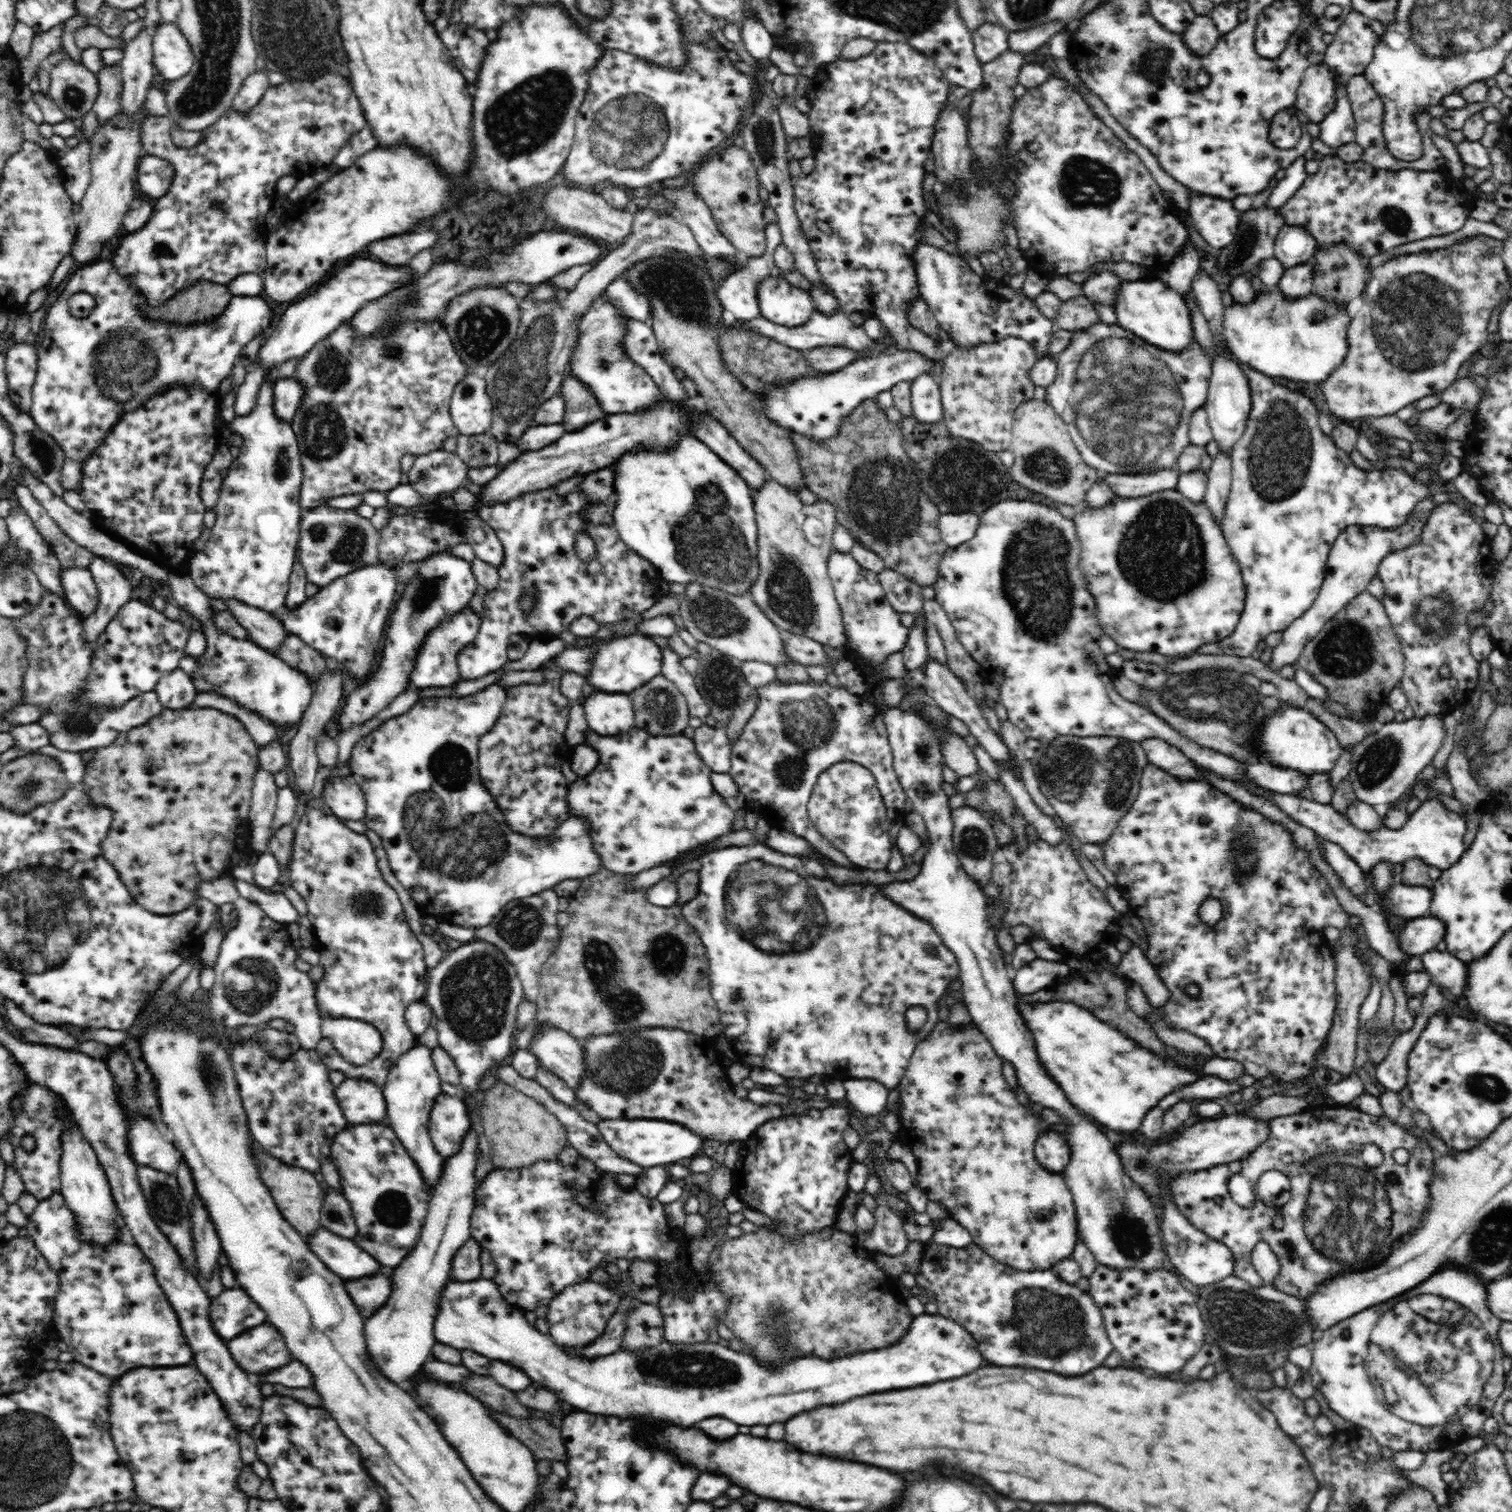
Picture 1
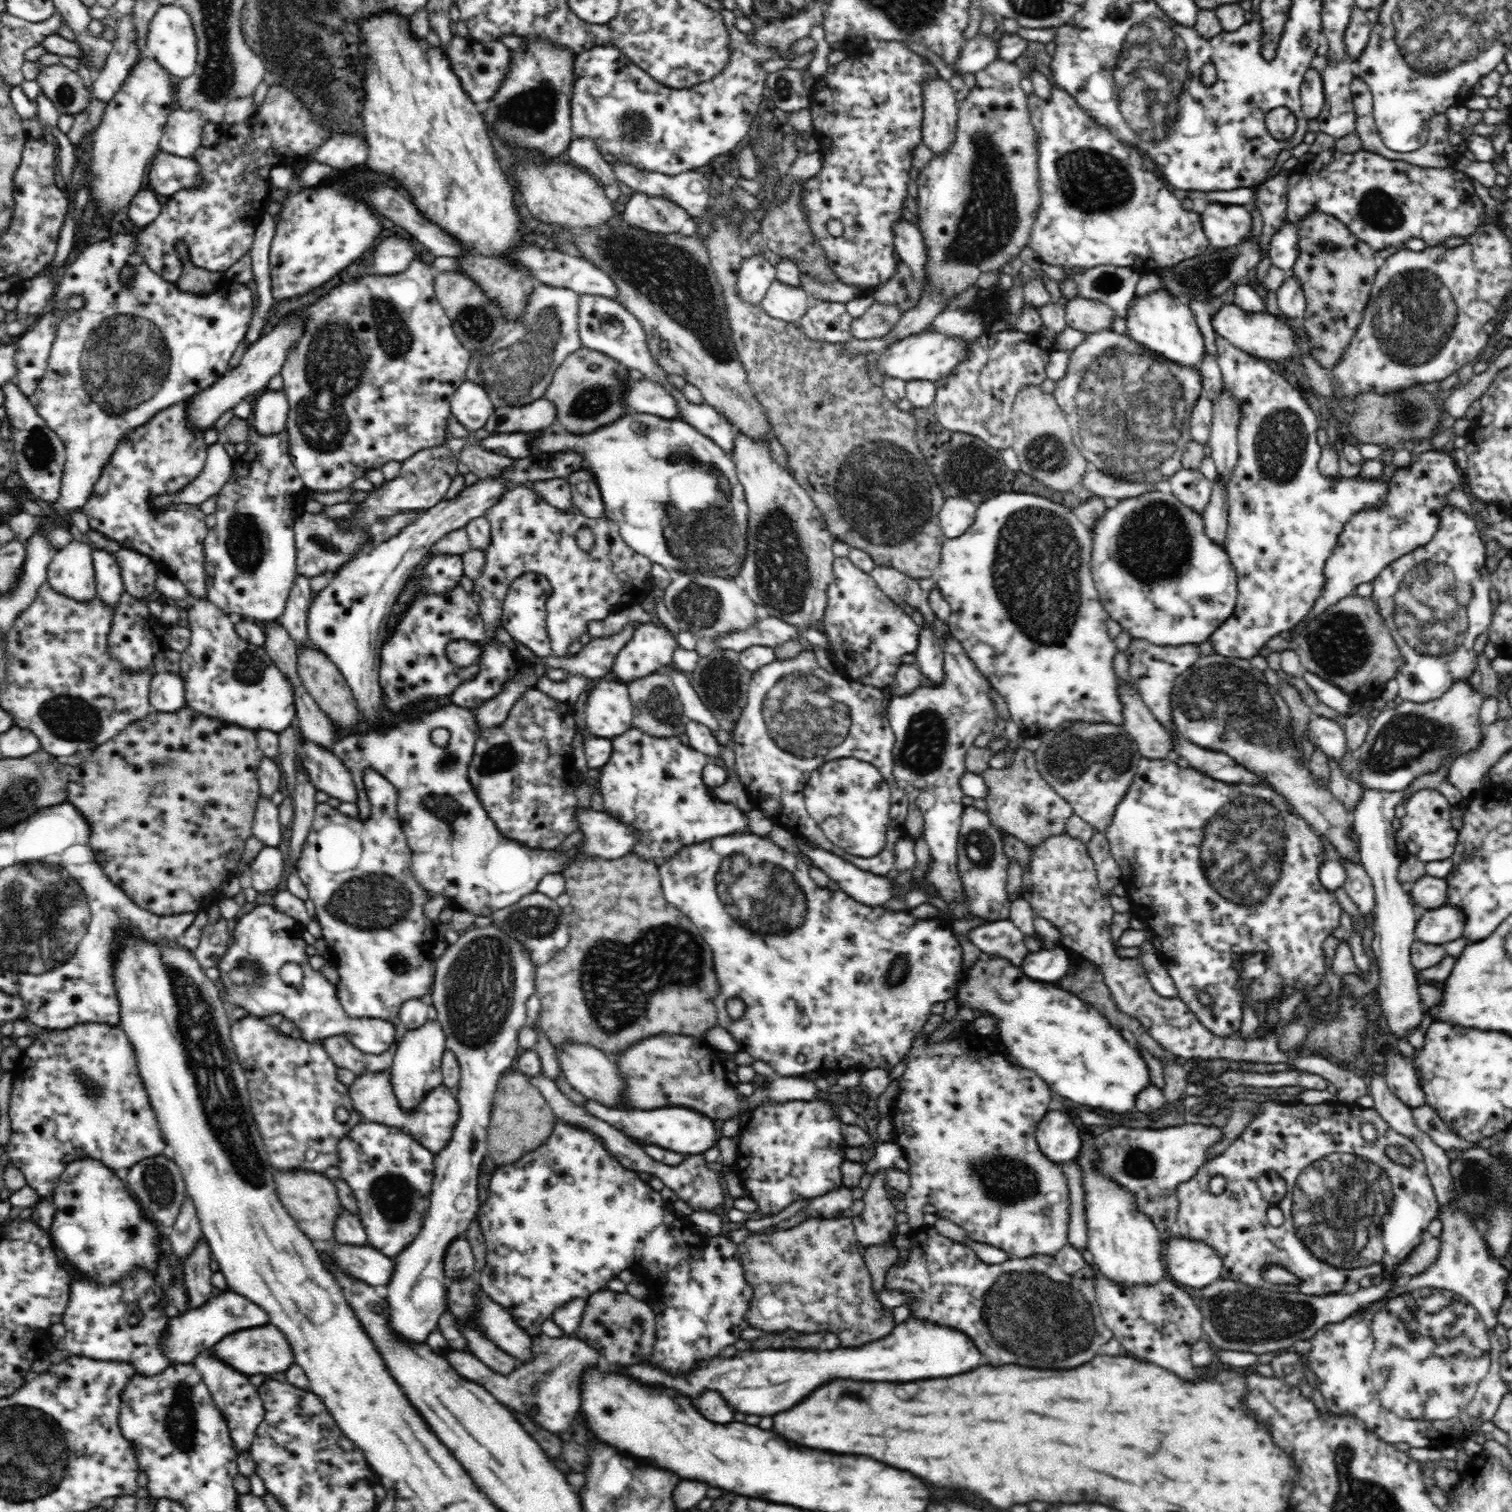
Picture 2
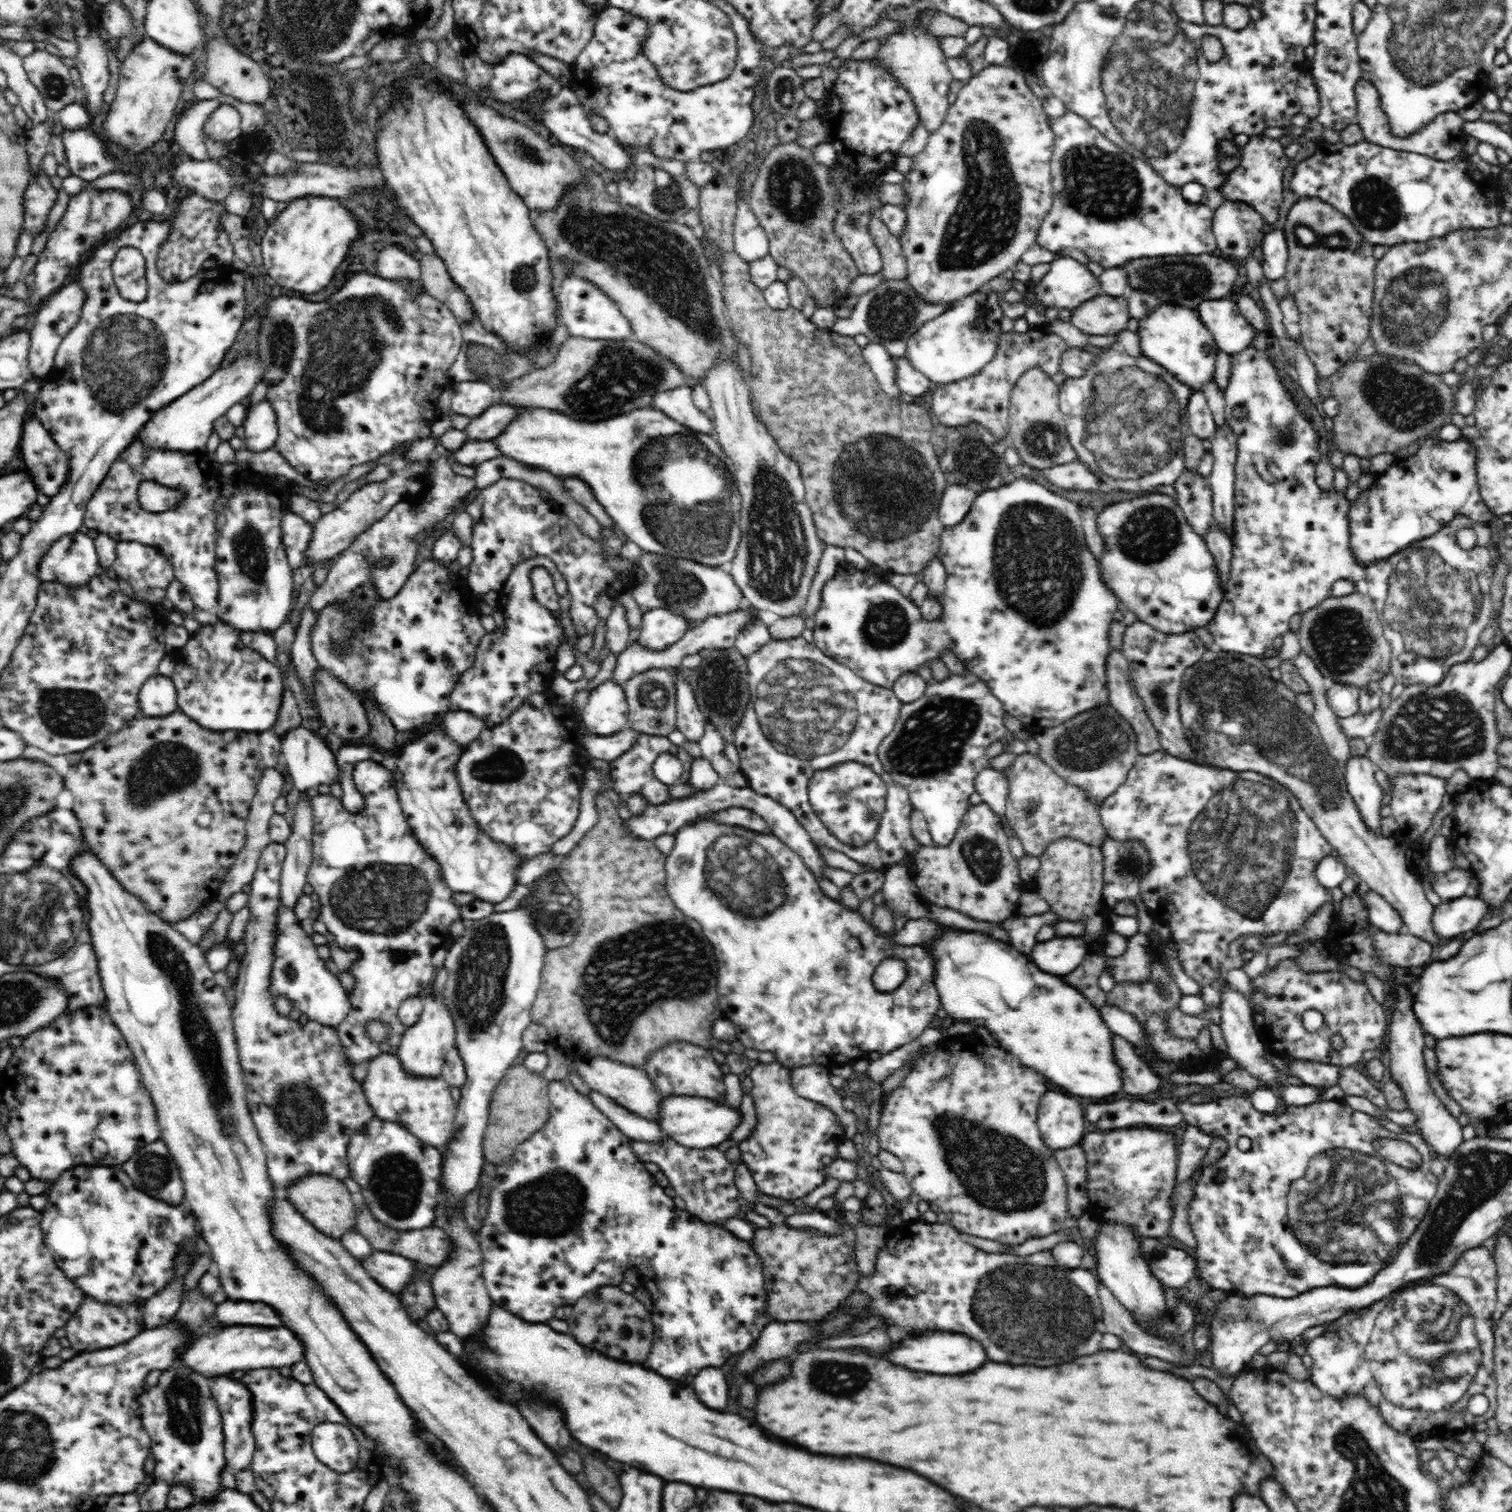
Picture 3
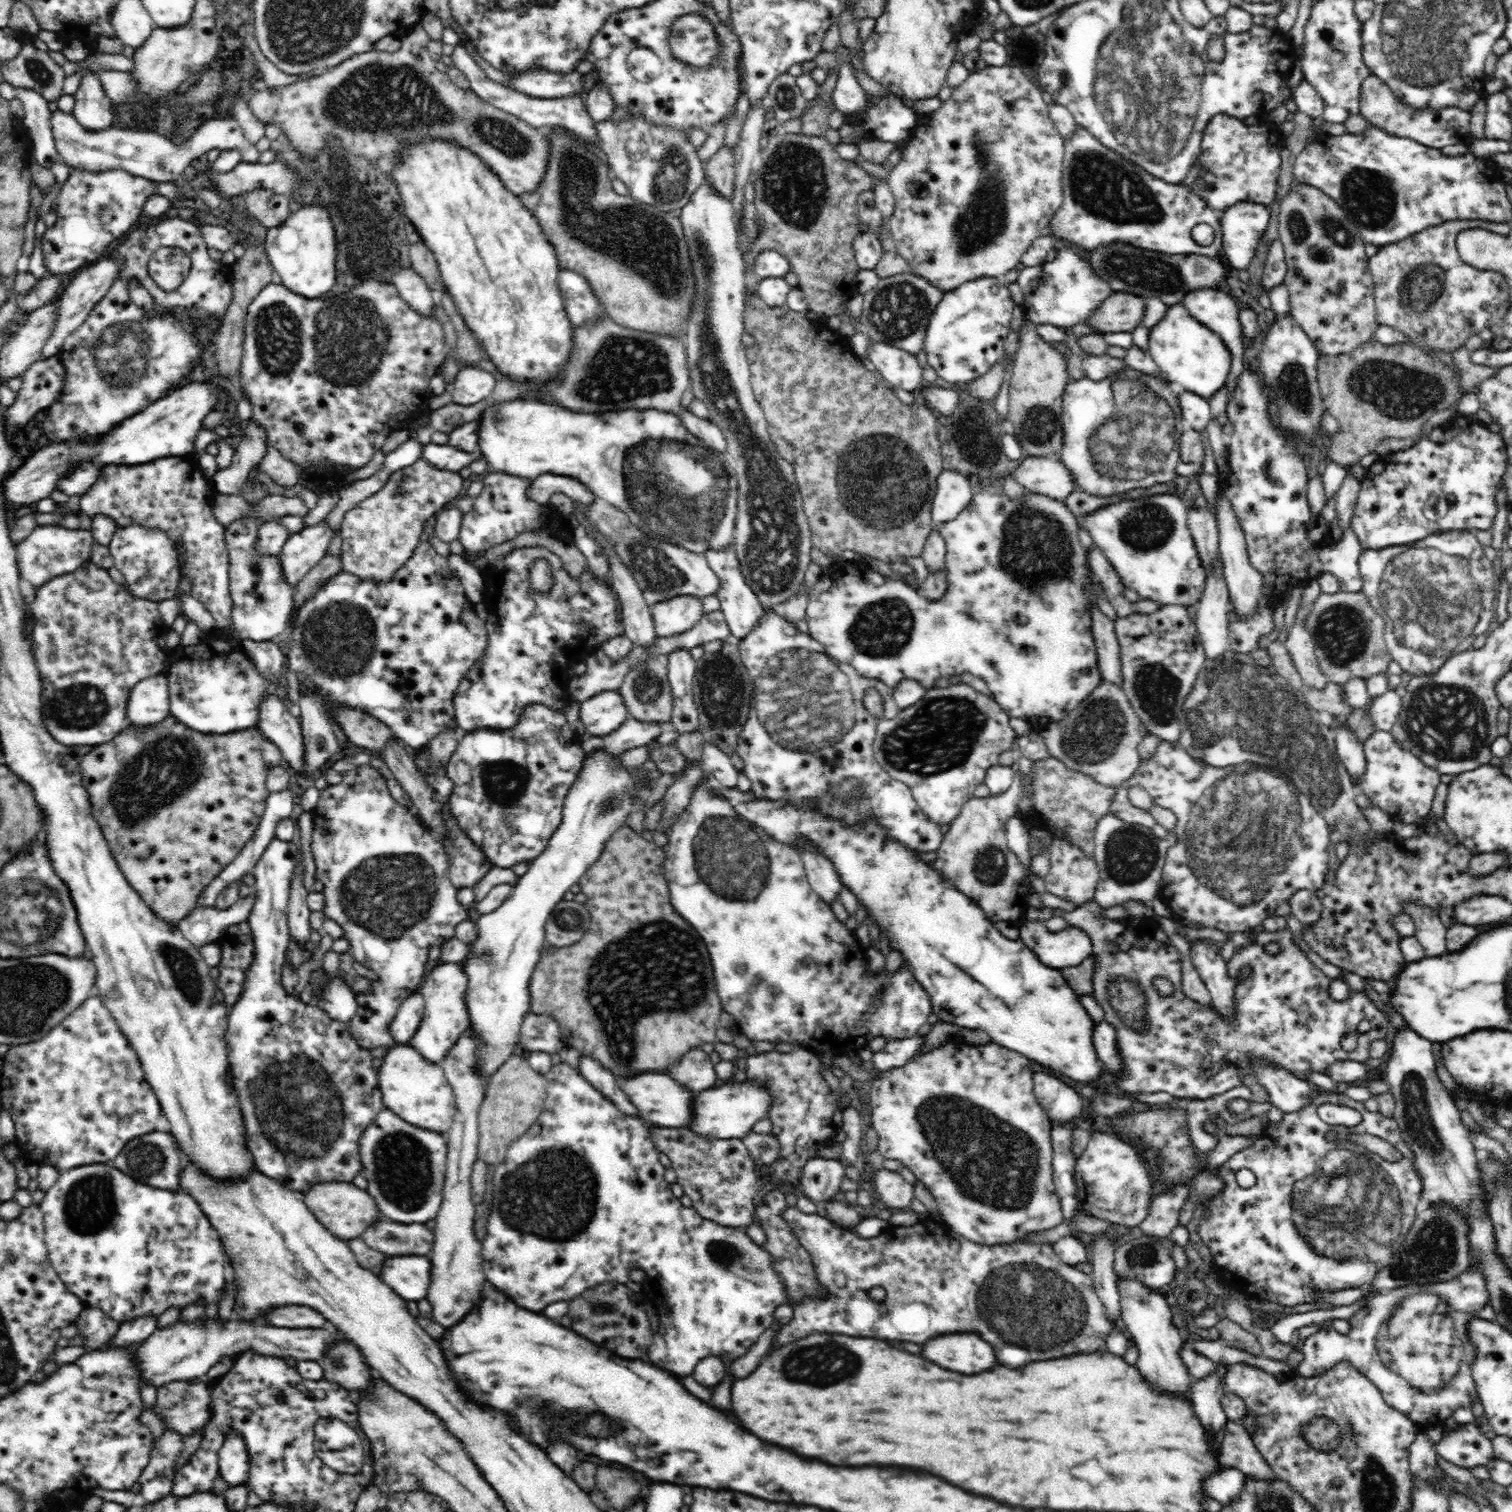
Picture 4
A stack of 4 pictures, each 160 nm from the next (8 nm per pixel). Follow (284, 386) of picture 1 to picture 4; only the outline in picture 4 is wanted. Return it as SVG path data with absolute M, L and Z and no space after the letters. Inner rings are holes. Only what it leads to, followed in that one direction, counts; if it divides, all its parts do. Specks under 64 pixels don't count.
M248 420L230 466L218 469L210 478L217 494L240 494L252 468L258 466L266 457L266 440L266 431L258 423Z

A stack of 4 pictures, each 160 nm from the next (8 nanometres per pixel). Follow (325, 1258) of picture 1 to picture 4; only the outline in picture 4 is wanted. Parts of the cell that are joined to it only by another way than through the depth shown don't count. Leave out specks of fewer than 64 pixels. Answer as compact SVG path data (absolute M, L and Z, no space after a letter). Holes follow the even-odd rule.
M427 1256L387 1257L381 1280L406 1302L425 1298L432 1280L431 1260Z

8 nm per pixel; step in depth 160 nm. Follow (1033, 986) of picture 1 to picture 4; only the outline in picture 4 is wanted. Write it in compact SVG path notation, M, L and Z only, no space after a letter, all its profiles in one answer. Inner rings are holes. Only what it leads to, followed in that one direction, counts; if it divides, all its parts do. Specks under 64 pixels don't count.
M1025 920L1018 930L1023 944L1035 952L1042 964L1053 969L1078 966L1093 952L1090 936L1077 927L1050 933L1041 920Z

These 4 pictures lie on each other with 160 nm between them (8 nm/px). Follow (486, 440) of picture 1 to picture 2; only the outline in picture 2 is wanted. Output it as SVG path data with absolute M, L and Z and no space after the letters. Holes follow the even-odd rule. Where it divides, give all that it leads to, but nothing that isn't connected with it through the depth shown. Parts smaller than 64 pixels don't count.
M480 439L472 442L468 448L464 448L456 454L458 461L468 466L469 472L474 473L480 479L498 476L504 469L507 469L516 460L489 452L483 448Z

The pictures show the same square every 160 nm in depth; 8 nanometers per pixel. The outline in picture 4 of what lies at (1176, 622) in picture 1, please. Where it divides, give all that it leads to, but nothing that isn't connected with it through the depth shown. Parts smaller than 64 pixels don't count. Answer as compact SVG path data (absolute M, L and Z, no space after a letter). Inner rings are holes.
M1157 492L1140 500L1124 500L1095 510L1081 520L1081 527L1088 530L1094 544L1104 553L1119 574L1122 584L1135 590L1141 600L1152 600L1160 607L1175 604L1188 608L1200 603L1207 579L1207 572L1198 555L1198 549L1187 525L1187 508L1178 495Z

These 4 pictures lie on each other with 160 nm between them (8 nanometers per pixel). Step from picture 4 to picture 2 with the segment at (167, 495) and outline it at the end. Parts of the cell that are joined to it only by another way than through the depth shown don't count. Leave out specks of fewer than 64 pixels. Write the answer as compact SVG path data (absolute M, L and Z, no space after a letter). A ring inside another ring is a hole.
M184 403L173 404L163 411L158 411L142 427L127 432L128 440L124 440L124 444L120 444L115 455L108 460L82 512L88 516L91 530L106 532L106 537L118 541L121 548L150 556L160 573L178 578L184 583L190 596L202 599L208 594L204 569L205 538L209 532L206 515L197 504L176 503L168 505L163 511L154 511L150 505L150 500L156 496L176 494L184 490L203 471L207 460L209 446L204 441L204 434L188 430L184 408Z

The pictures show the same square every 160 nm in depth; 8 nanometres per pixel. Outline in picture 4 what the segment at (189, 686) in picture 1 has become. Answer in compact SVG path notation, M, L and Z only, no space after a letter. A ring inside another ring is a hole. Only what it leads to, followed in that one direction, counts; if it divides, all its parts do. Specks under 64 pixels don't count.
M165 674L141 680L128 693L126 719L130 725L146 727L170 716L168 679Z

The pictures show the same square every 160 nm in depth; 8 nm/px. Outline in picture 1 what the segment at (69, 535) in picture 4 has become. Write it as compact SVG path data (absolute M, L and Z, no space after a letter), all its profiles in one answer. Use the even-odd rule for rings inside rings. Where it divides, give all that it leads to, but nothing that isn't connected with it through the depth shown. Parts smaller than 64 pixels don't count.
M61 568L60 587L78 612L90 616L98 608L99 593L92 573L87 568Z

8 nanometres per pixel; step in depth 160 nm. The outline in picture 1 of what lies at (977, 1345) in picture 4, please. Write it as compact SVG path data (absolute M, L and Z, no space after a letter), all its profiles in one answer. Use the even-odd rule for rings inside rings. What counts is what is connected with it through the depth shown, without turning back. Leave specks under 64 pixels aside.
M482 1278L472 1281L450 1281L440 1298L440 1312L434 1325L435 1343L448 1345L459 1352L474 1350L490 1360L501 1360L515 1366L540 1386L553 1390L562 1400L579 1411L618 1418L648 1416L648 1420L668 1420L668 1424L680 1426L696 1426L700 1420L712 1416L724 1416L740 1426L768 1426L774 1422L786 1422L800 1412L818 1408L820 1404L844 1404L844 1400L852 1400L852 1396L864 1396L868 1392L878 1394L888 1392L892 1388L914 1388L920 1384L934 1384L936 1380L954 1380L966 1376L968 1372L974 1372L984 1362L971 1332L952 1319L928 1313L913 1318L907 1334L898 1344L878 1352L838 1358L834 1362L808 1354L804 1358L783 1364L782 1368L770 1370L765 1365L760 1365L755 1356L735 1352L720 1343L690 1345L669 1344L666 1341L642 1352L618 1350L614 1354L588 1360L580 1355L565 1352L565 1348L555 1344L550 1336L540 1333L533 1326L532 1317L511 1306L501 1296L496 1284Z

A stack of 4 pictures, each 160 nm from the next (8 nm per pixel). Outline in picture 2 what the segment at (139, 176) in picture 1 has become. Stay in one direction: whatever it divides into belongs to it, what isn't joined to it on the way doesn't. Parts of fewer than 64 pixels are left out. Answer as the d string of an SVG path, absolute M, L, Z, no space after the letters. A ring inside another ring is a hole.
M159 150L153 156L146 182L158 195L169 197L182 188L201 185L201 170L190 157L182 158Z

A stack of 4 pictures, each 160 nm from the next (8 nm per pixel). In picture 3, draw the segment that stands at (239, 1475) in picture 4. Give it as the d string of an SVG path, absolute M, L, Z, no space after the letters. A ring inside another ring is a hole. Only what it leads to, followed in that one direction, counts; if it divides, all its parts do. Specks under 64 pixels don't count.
M218 1375L213 1377L211 1393L222 1416L225 1468L230 1471L250 1468L255 1452L255 1438L250 1428L253 1422L253 1404L248 1387L242 1385L239 1380L232 1379L229 1375Z

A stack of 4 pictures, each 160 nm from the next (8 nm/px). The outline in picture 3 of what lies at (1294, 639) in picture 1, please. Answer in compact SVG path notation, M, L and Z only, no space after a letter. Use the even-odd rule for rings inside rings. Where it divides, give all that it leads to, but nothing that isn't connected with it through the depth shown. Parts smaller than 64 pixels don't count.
M1428 436L1418 452L1411 458L1396 459L1387 472L1377 475L1377 483L1369 489L1362 490L1355 500L1351 501L1348 510L1349 536L1351 537L1351 552L1355 560L1364 567L1370 566L1376 560L1388 558L1400 550L1420 545L1428 536L1434 536L1460 515L1467 516L1476 522L1489 523L1496 516L1490 512L1479 491L1479 481L1476 467L1479 464L1479 450L1474 450L1468 442L1442 442L1442 439Z

